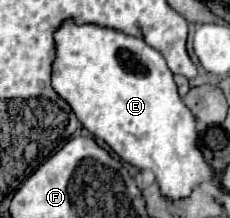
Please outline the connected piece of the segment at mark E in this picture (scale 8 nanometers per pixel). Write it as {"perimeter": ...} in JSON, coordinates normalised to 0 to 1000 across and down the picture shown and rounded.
{"perimeter":[[[296,87],[278,96],[243,142],[235,142],[235,206],[243,206],[243,252],[235,252],[235,280],[226,280],[226,408],[313,491],[313,509],[330,518],[339,555],[409,619],[409,628],[435,628],[452,656],[478,665],[483,693],[522,720],[526,739],[574,748],[583,766],[600,775],[652,775],[670,803],[678,803],[678,830],[704,867],[704,894],[739,904],[739,913],[783,913],[783,904],[817,904],[835,858],[852,839],[878,839],[878,830],[922,830],[930,812],[930,784],[913,775],[913,757],[887,739],[870,683],[861,683],[861,601],[852,601],[852,546],[835,537],[826,500],[791,472],[774,417],[765,417],[765,381],[748,362],[748,326],[730,317],[713,261],[670,225],[652,216],[626,179],[600,179],[600,170],[565,170],[530,142],[504,142],[487,124],[435,124],[417,106],[330,106],[322,87]]]}

